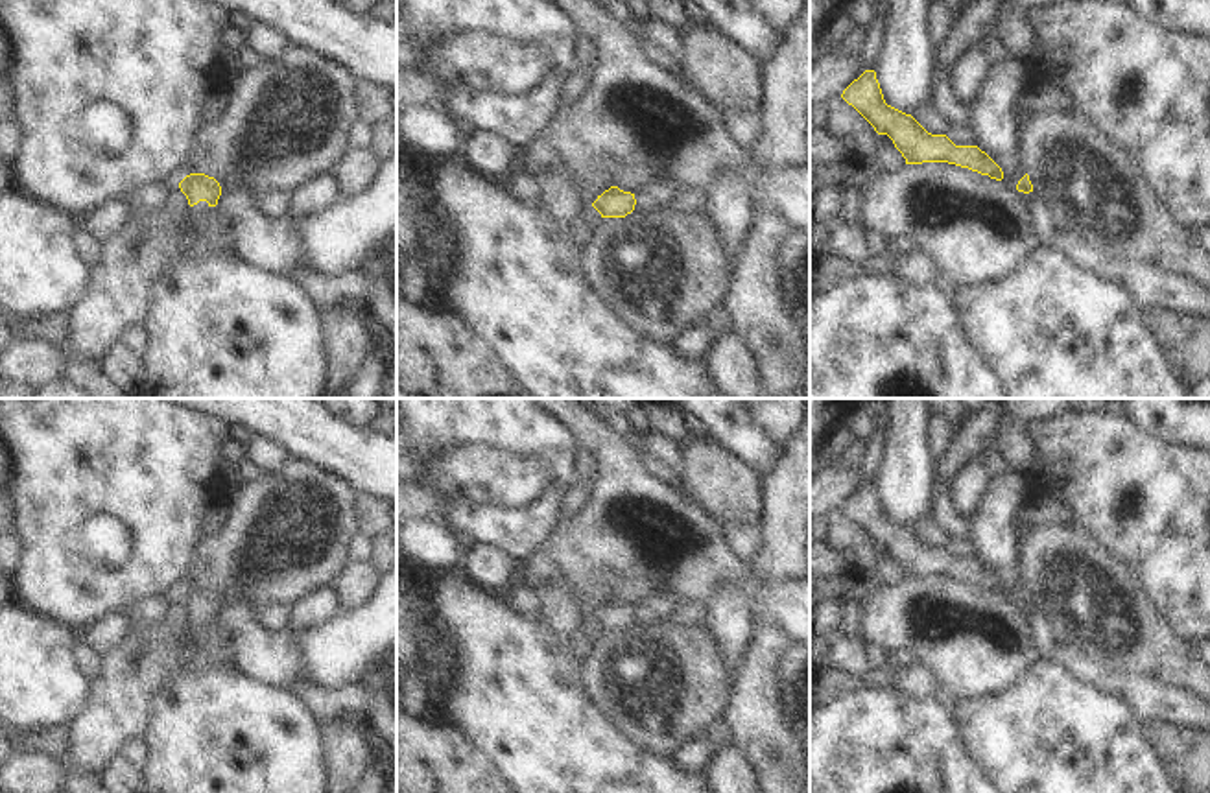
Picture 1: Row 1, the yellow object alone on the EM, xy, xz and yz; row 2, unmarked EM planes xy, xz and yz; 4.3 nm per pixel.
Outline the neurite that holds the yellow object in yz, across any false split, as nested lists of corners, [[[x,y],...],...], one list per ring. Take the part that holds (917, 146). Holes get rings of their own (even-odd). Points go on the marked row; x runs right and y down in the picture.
[[[865,70],[841,94],[878,135],[887,135],[906,164],[948,162],[1002,181],[1002,168],[978,146],[955,146],[946,135],[928,133],[911,114],[885,103],[874,70]]]

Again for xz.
[[[611,186],[592,203],[601,218],[625,218],[635,210],[635,205],[635,194],[623,192],[618,186]]]

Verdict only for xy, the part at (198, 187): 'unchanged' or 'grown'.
grown

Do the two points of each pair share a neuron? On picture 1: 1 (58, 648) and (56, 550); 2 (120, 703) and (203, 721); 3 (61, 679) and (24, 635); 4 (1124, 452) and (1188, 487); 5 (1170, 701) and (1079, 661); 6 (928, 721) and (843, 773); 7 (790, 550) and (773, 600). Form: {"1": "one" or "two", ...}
{"1": "two", "2": "two", "3": "one", "4": "one", "5": "one", "6": "one", "7": "two"}

